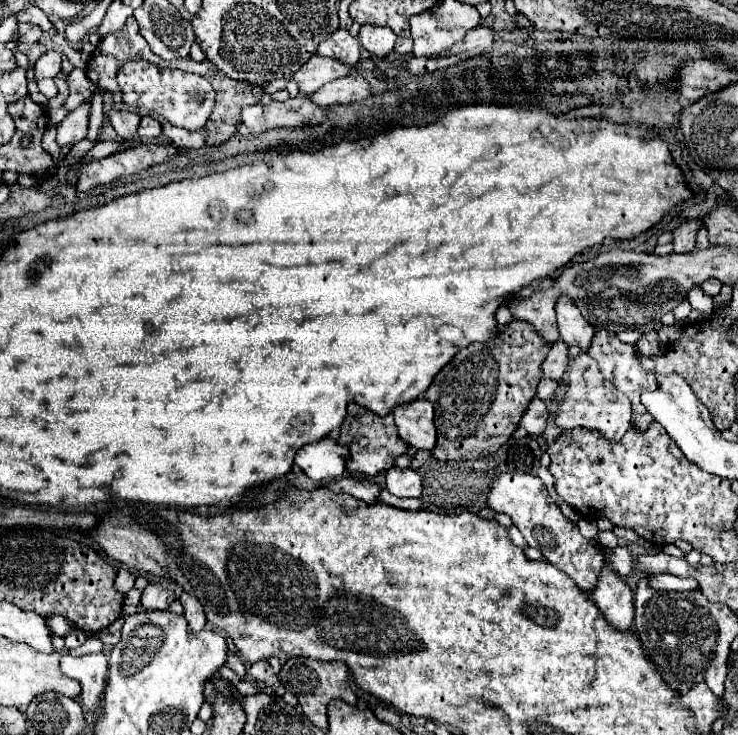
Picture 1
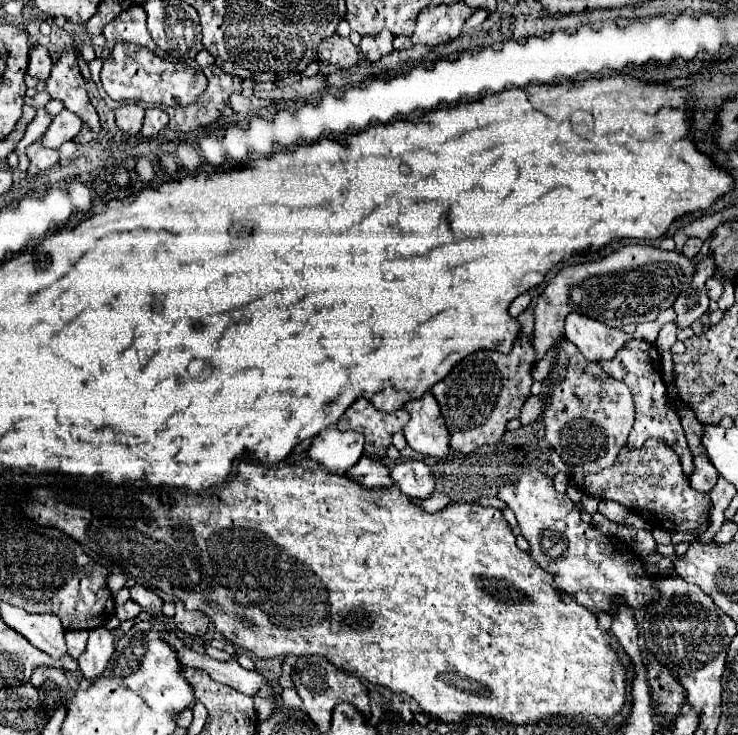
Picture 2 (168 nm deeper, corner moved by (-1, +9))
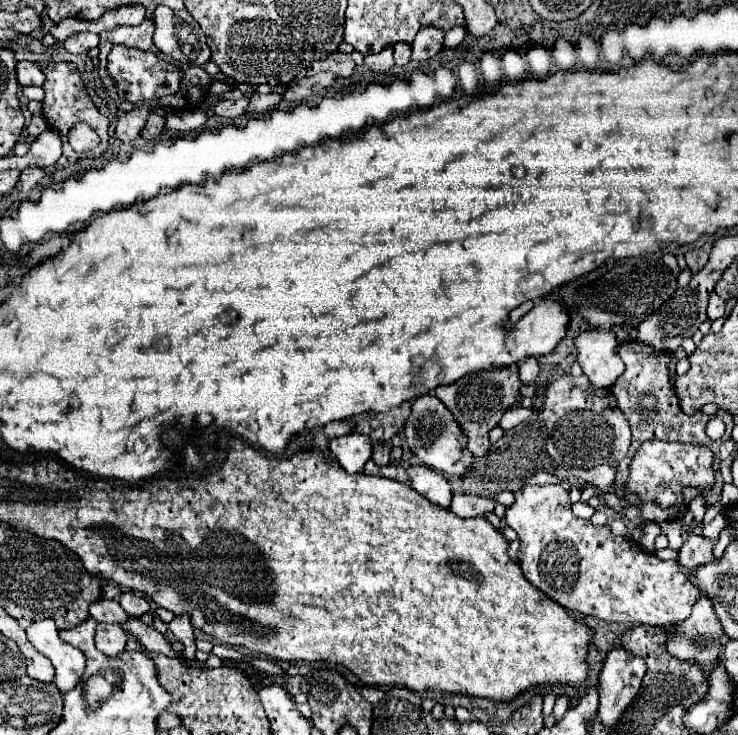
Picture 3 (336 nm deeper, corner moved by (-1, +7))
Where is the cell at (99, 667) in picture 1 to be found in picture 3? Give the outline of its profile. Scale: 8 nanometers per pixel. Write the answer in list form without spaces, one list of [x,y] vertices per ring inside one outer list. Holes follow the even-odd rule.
[[[99,624],[97,634],[95,634],[95,646],[99,652],[107,656],[117,656],[125,650],[127,642],[127,632],[121,626],[113,624]]]

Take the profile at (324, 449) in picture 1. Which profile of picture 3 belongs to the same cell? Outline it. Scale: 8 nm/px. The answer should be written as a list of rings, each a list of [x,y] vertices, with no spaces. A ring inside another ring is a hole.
[[[357,432],[341,436],[341,438],[333,438],[329,448],[331,448],[331,454],[335,456],[335,460],[349,474],[363,472],[365,462],[371,460],[371,454],[373,454],[371,438],[365,434],[357,434]]]

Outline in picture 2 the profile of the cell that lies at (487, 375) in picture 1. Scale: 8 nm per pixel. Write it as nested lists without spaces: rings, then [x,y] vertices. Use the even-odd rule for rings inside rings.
[[[521,336],[515,340],[509,354],[495,350],[477,350],[457,366],[453,366],[453,370],[431,388],[445,420],[449,420],[449,410],[453,410],[453,418],[447,422],[447,430],[451,430],[449,446],[471,452],[481,444],[497,444],[505,434],[507,422],[511,418],[517,418],[521,406],[529,398],[533,384],[531,370],[535,362],[537,352],[533,344],[525,336]]]

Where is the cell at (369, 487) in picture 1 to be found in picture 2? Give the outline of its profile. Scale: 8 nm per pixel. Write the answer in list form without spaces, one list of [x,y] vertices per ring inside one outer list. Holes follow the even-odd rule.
[[[361,456],[361,460],[347,470],[347,476],[367,490],[389,490],[393,486],[389,468],[381,460],[369,456]]]

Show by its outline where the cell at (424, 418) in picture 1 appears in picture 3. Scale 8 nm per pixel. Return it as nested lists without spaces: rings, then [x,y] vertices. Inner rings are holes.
[[[425,394],[419,396],[413,402],[413,410],[411,416],[405,422],[405,442],[409,446],[409,450],[429,468],[443,472],[443,474],[451,474],[455,478],[463,478],[475,464],[473,454],[467,450],[467,436],[465,430],[459,426],[459,422],[455,420],[455,416],[445,408],[443,412],[443,404],[437,396]]]

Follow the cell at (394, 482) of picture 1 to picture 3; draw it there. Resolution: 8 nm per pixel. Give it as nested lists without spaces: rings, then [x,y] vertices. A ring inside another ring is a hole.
[[[411,466],[407,468],[409,478],[411,478],[411,486],[425,496],[427,500],[431,500],[433,504],[441,506],[441,508],[449,508],[451,504],[451,486],[447,482],[447,478],[441,472],[429,470],[427,466]]]

